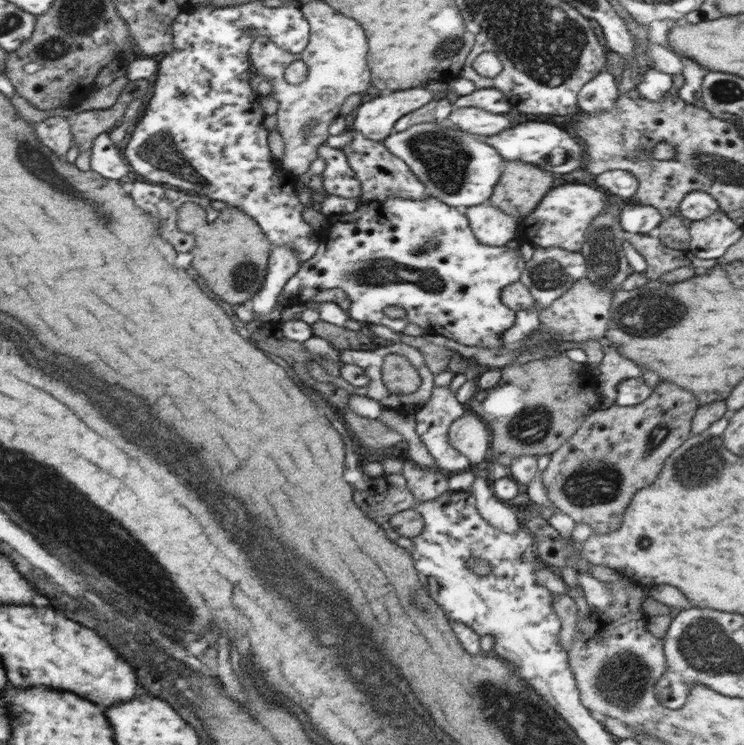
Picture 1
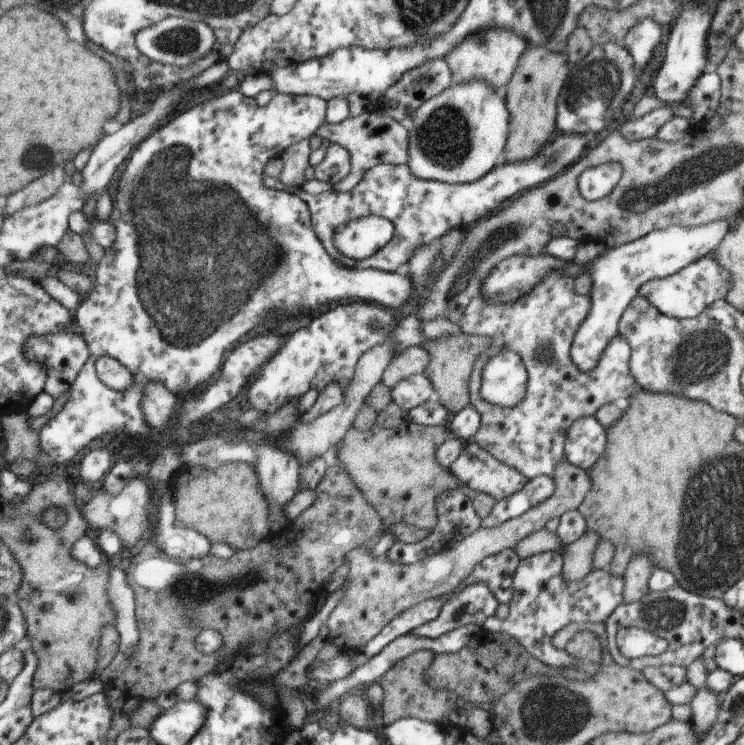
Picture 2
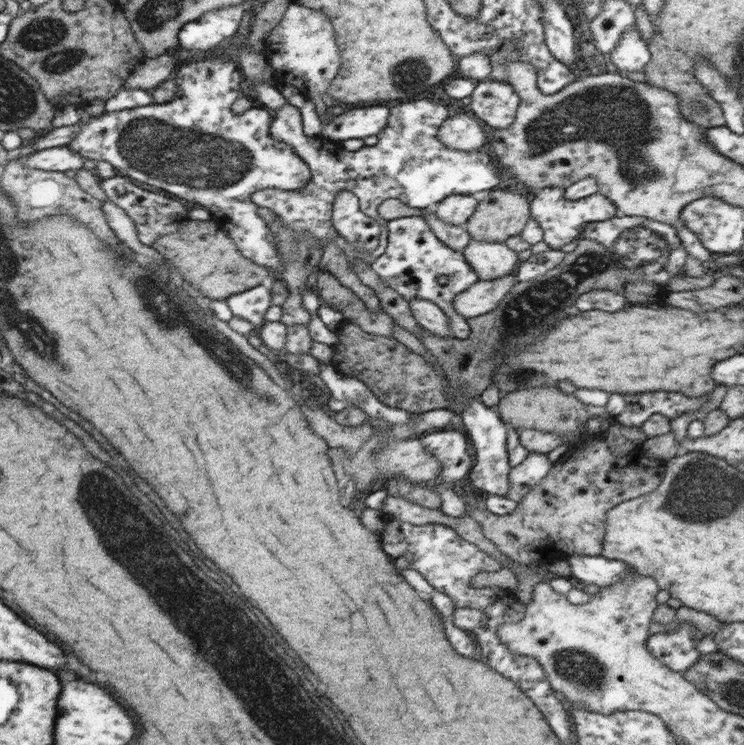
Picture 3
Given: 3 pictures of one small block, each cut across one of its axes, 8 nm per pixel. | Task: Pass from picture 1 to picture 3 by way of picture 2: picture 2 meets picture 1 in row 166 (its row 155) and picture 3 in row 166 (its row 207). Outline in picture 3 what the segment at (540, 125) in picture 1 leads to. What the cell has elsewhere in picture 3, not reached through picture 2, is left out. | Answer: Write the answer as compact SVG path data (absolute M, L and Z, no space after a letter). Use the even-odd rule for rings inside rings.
M416 100L416 102L404 102L400 106L394 106L388 114L386 128L383 128L377 134L378 142L374 145L359 148L355 151L349 151L342 148L341 143L336 142L336 146L330 146L328 151L324 150L324 140L317 138L310 141L310 138L304 134L302 126L302 116L298 107L286 102L278 111L271 111L273 121L270 127L270 136L274 140L280 140L294 148L294 154L298 154L310 170L310 182L306 183L302 189L295 191L284 191L274 188L258 189L252 193L251 202L258 204L259 207L272 209L284 223L284 227L296 229L296 231L308 230L320 244L330 243L332 238L336 238L336 244L344 248L344 237L338 235L338 231L328 230L328 216L330 210L333 210L333 204L336 195L342 190L348 190L359 200L360 210L371 219L378 220L376 208L389 198L396 198L411 206L412 208L433 208L434 205L444 200L446 196L452 194L478 196L486 194L498 184L500 184L500 170L497 162L488 152L488 148L482 148L475 151L462 151L448 148L440 139L438 139L438 130L442 123L449 116L448 107L434 103L432 100Z

